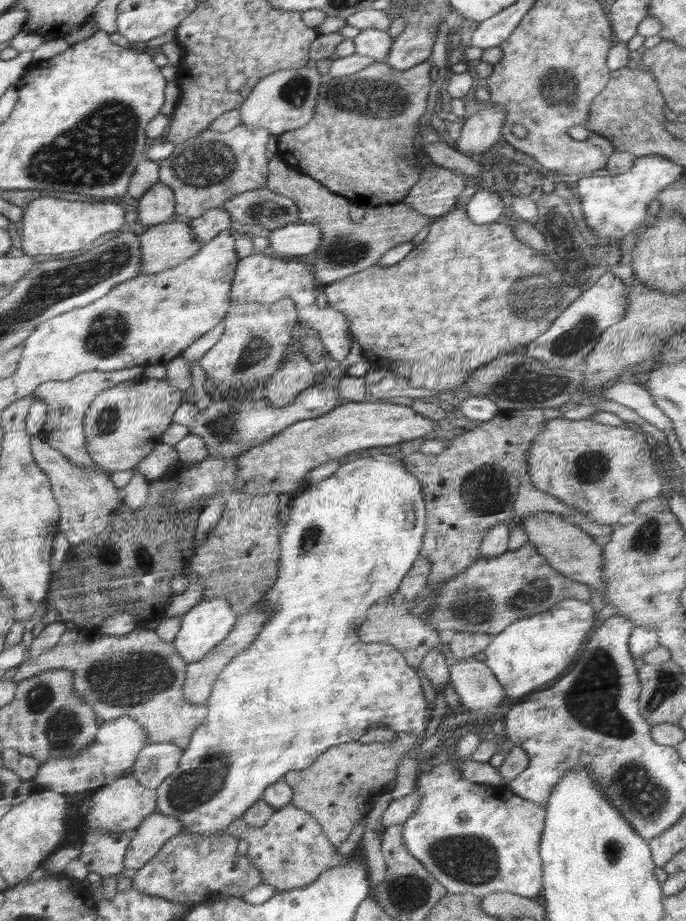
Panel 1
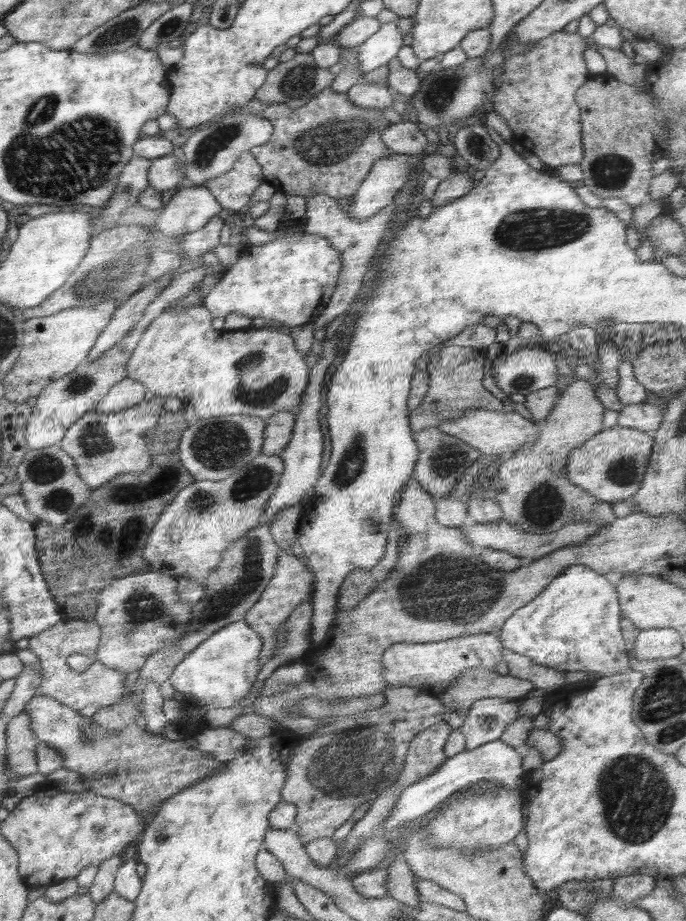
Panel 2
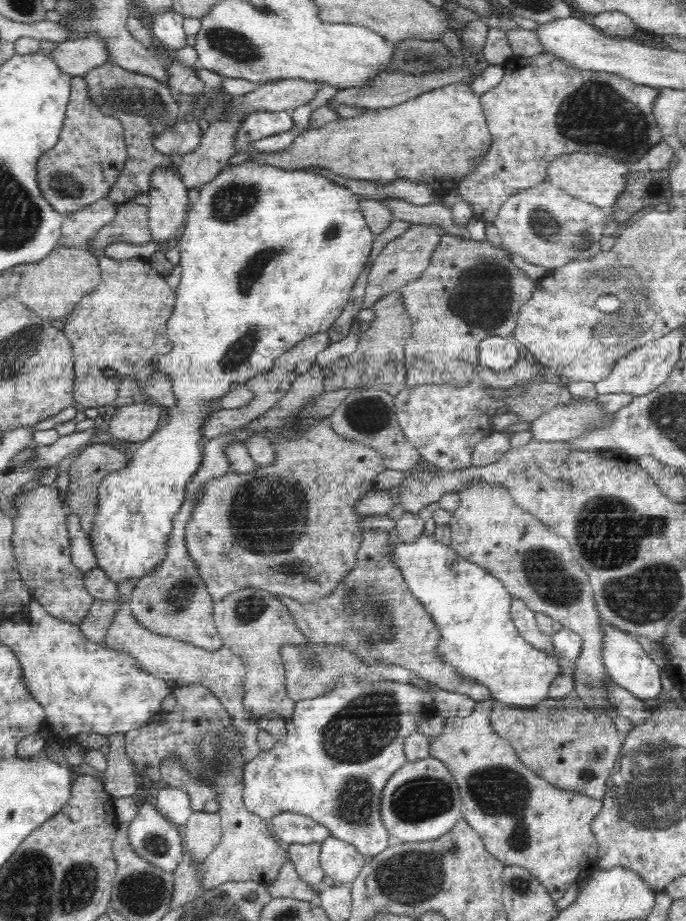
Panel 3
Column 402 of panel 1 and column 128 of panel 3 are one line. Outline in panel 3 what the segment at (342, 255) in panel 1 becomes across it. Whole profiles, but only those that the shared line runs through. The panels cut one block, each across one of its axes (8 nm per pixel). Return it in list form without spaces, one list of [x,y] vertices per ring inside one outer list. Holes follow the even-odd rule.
[[[133,201],[120,204],[116,219],[96,232],[84,247],[103,249],[113,242],[146,244],[152,241],[147,206]]]

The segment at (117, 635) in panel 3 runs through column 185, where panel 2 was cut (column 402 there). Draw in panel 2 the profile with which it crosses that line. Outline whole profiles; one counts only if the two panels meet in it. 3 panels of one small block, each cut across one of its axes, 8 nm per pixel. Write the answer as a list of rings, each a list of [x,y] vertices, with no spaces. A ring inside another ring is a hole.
[[[481,633],[450,638],[433,643],[396,643],[382,655],[382,677],[388,686],[408,686],[420,689],[426,695],[437,697],[446,692],[466,669],[482,667],[490,671],[502,658],[502,643],[494,633]]]

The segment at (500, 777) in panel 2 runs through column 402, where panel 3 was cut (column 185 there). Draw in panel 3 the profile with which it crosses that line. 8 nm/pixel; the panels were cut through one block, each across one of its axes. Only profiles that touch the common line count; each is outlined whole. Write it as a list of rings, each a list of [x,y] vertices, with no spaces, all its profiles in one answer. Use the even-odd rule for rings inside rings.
[[[161,785],[153,790],[156,792],[156,809],[162,816],[180,828],[188,822],[194,812],[188,792],[172,785]]]

